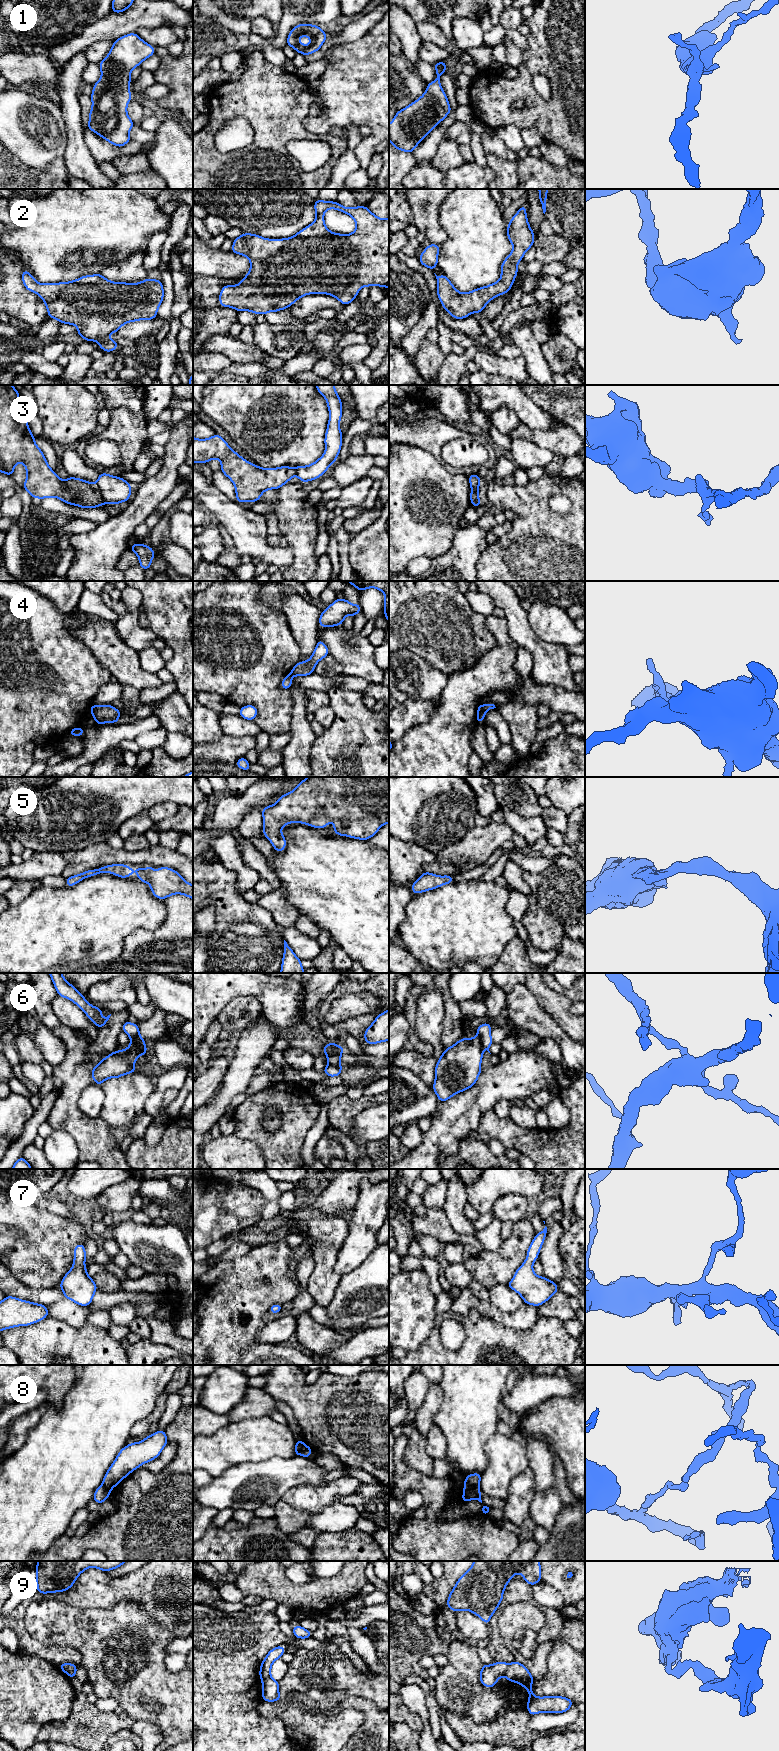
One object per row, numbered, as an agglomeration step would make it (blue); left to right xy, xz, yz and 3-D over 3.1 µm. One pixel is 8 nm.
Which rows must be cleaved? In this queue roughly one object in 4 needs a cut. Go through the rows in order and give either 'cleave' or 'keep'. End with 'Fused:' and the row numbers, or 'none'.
1: keep
2: keep
3: cleave
4: cleave
5: keep
6: cleave
7: keep
8: cleave
9: cleave
Fused: 3, 4, 6, 8, 9

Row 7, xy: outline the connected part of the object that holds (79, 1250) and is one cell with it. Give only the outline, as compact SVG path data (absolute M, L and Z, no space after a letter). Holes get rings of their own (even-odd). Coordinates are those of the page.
M84 1244L74 1247L74 1261L72 1268L64 1275L59 1287L64 1297L80 1306L89 1306L97 1290L92 1277L87 1275L85 1267L86 1252Z

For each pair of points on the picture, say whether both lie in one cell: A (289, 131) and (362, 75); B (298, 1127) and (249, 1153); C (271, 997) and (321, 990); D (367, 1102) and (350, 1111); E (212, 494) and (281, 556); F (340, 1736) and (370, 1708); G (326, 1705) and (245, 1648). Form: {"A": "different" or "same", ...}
{"A": "different", "B": "different", "C": "different", "D": "same", "E": "same", "F": "different", "G": "different"}

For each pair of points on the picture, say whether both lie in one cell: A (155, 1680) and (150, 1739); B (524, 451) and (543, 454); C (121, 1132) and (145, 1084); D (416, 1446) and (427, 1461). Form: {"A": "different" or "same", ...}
{"A": "different", "B": "same", "C": "same", "D": "same"}

